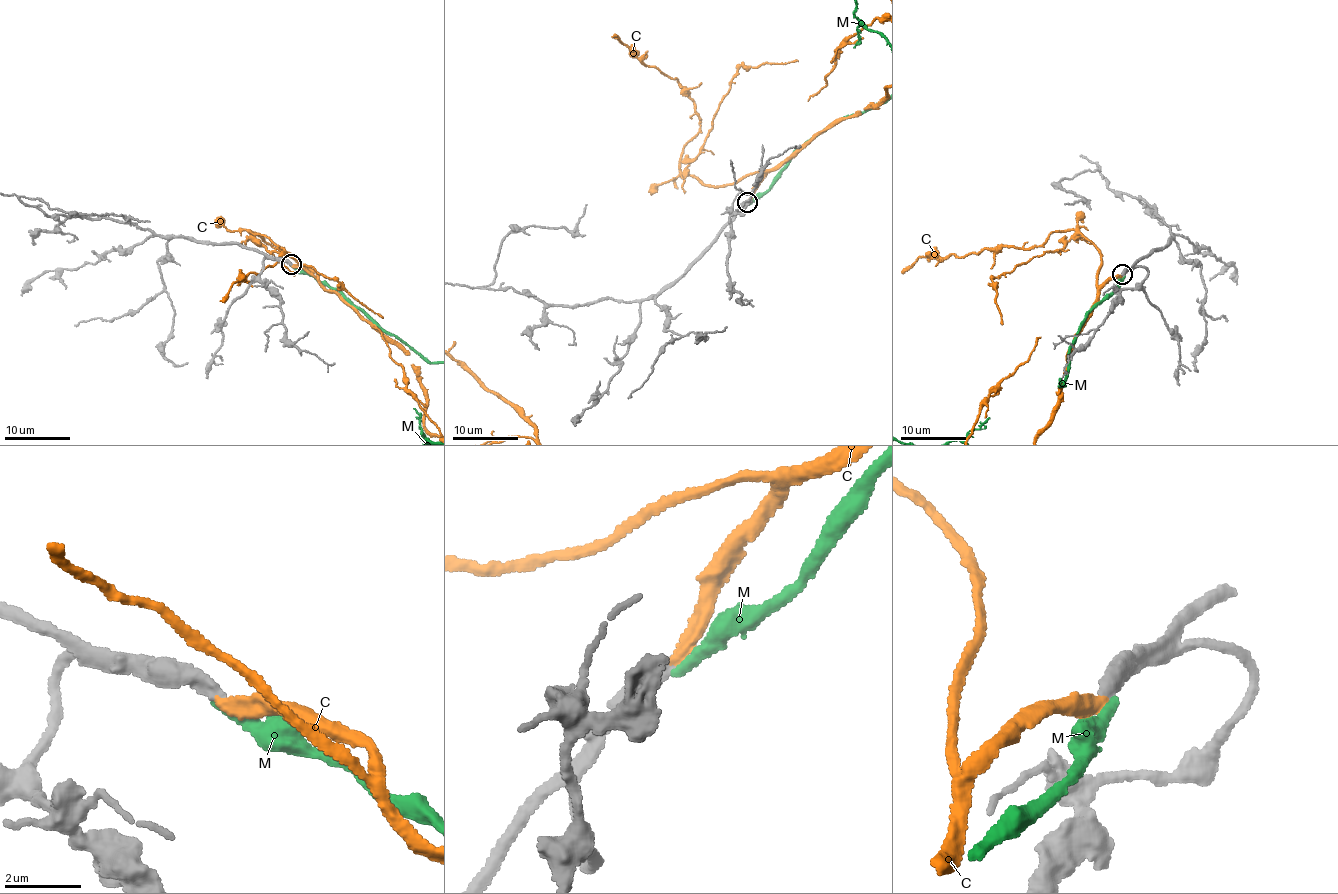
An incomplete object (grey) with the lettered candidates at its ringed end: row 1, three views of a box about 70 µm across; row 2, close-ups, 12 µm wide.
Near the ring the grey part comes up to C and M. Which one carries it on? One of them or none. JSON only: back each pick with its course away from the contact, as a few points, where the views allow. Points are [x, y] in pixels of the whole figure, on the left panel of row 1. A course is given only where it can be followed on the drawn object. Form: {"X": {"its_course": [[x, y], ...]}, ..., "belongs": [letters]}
{"belongs": ["C"]}

